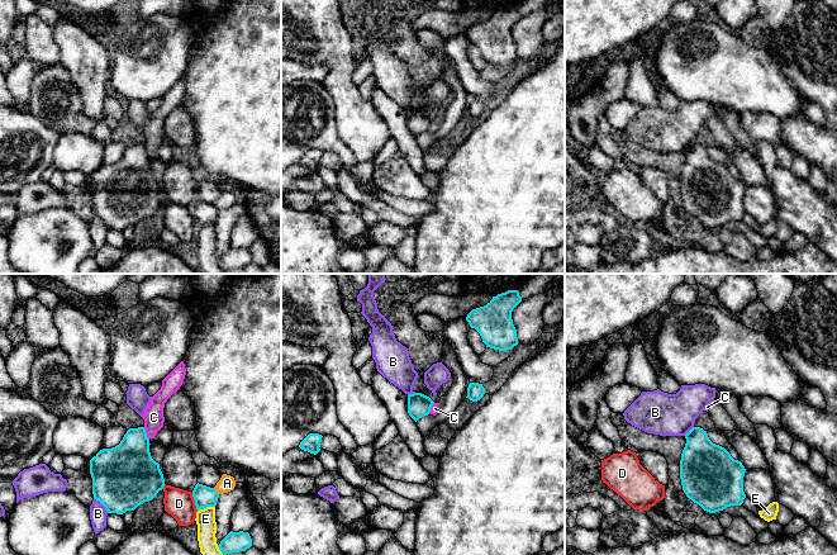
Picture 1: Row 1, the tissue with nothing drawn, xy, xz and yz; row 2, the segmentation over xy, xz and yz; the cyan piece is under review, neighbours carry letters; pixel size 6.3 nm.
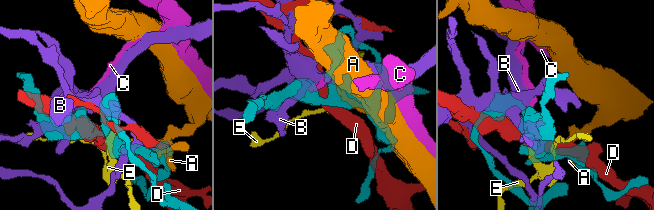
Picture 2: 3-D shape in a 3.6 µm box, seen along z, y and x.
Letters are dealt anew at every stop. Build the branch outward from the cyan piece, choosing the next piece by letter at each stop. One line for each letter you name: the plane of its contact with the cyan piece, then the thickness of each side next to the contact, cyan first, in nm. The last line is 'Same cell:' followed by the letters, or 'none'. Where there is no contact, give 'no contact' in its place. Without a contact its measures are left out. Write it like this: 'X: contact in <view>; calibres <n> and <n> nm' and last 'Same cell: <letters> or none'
Same cell: none

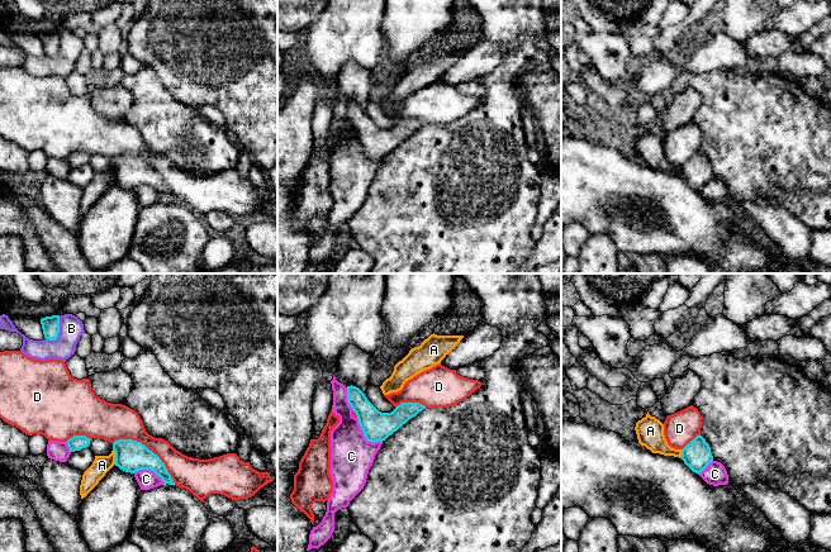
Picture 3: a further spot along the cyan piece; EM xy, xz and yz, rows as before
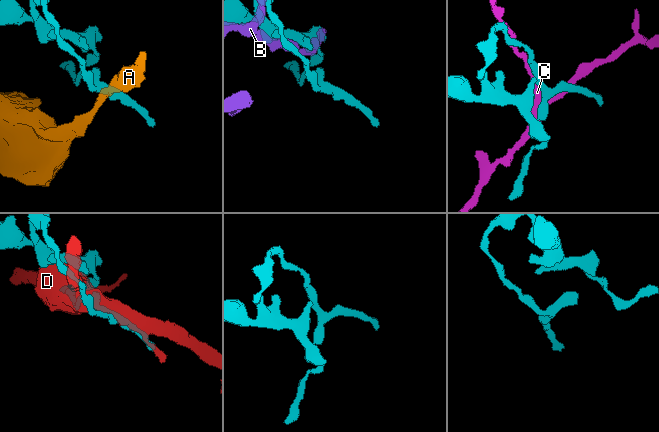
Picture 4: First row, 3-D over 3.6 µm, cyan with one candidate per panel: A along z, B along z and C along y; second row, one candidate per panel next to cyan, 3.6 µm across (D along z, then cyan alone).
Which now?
Same cell: none

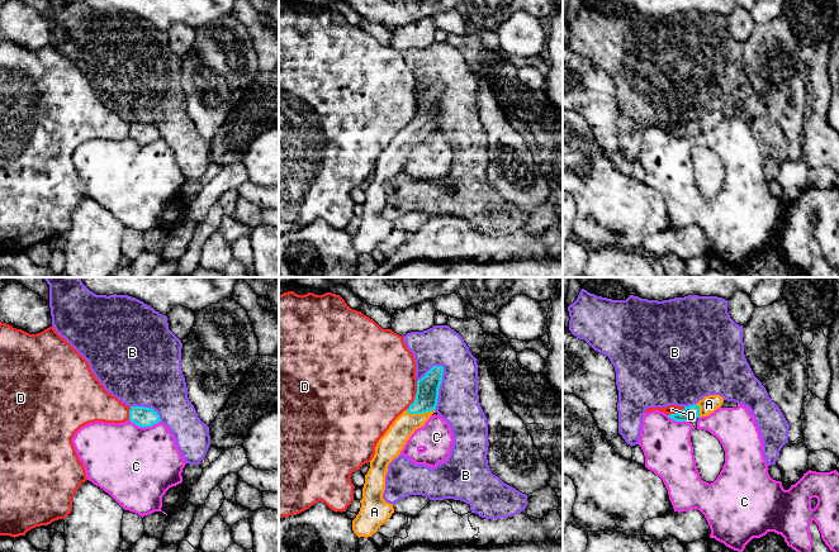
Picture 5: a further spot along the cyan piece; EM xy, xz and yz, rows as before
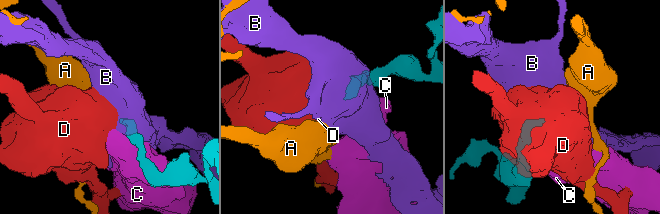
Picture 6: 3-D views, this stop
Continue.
A: contact in xz; calibres 140 and 150 nm
Same cell: A

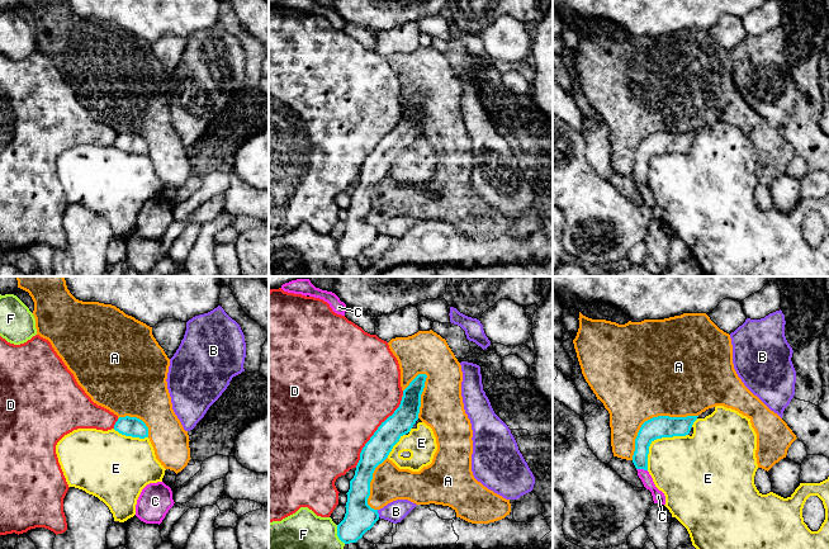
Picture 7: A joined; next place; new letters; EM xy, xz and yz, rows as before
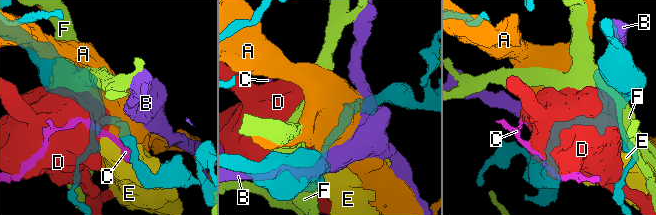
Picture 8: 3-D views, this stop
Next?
Same cell: none

